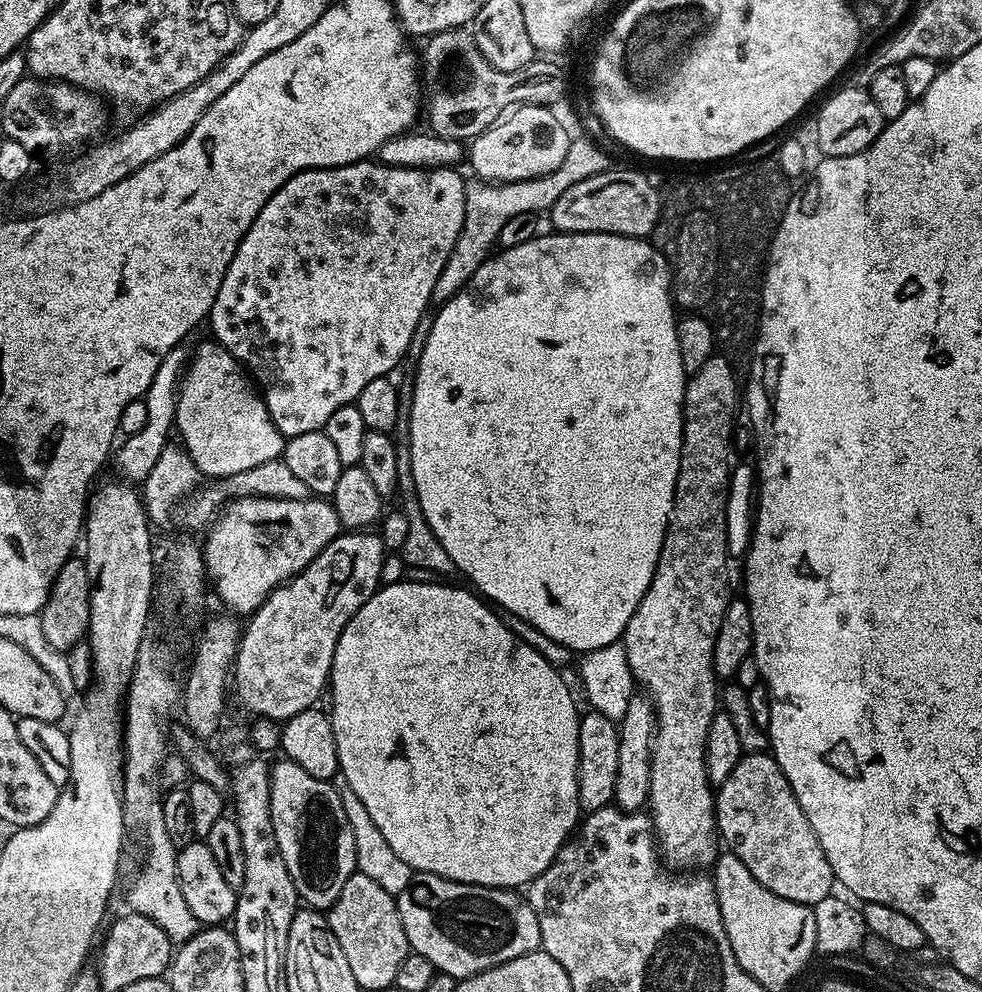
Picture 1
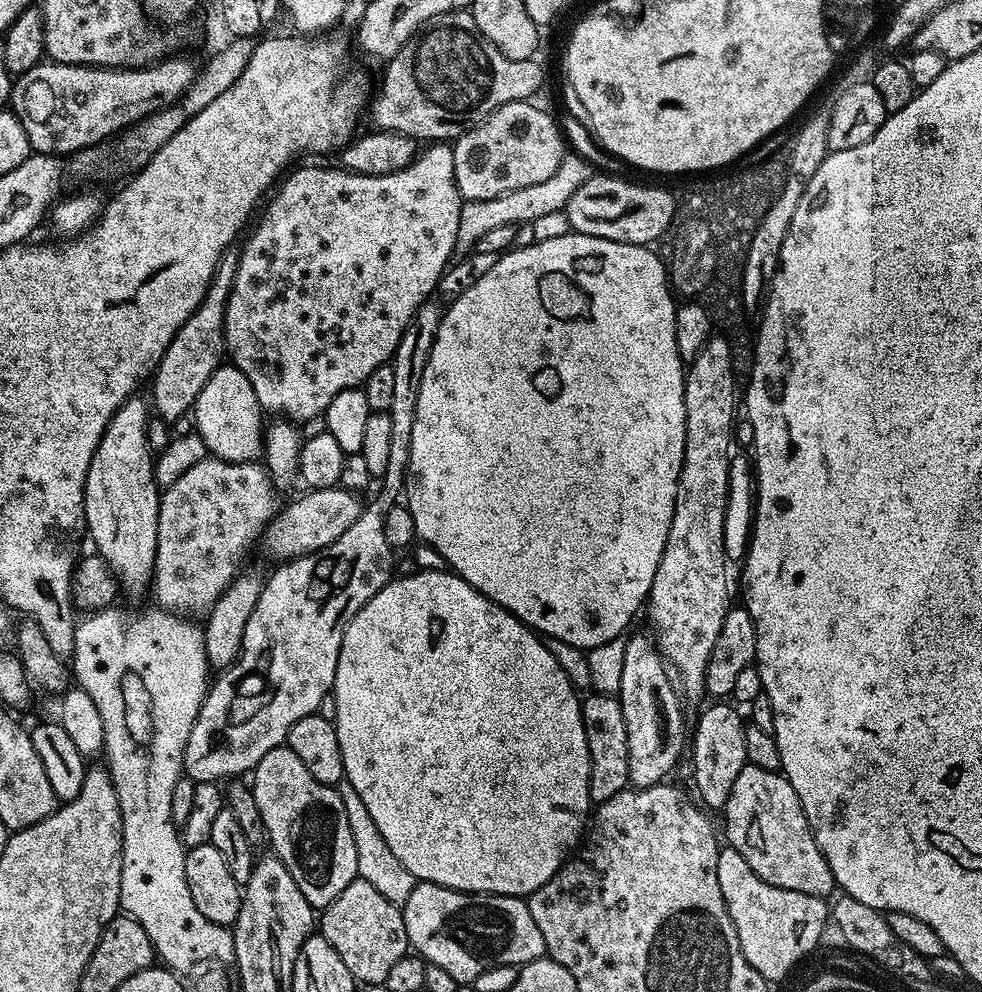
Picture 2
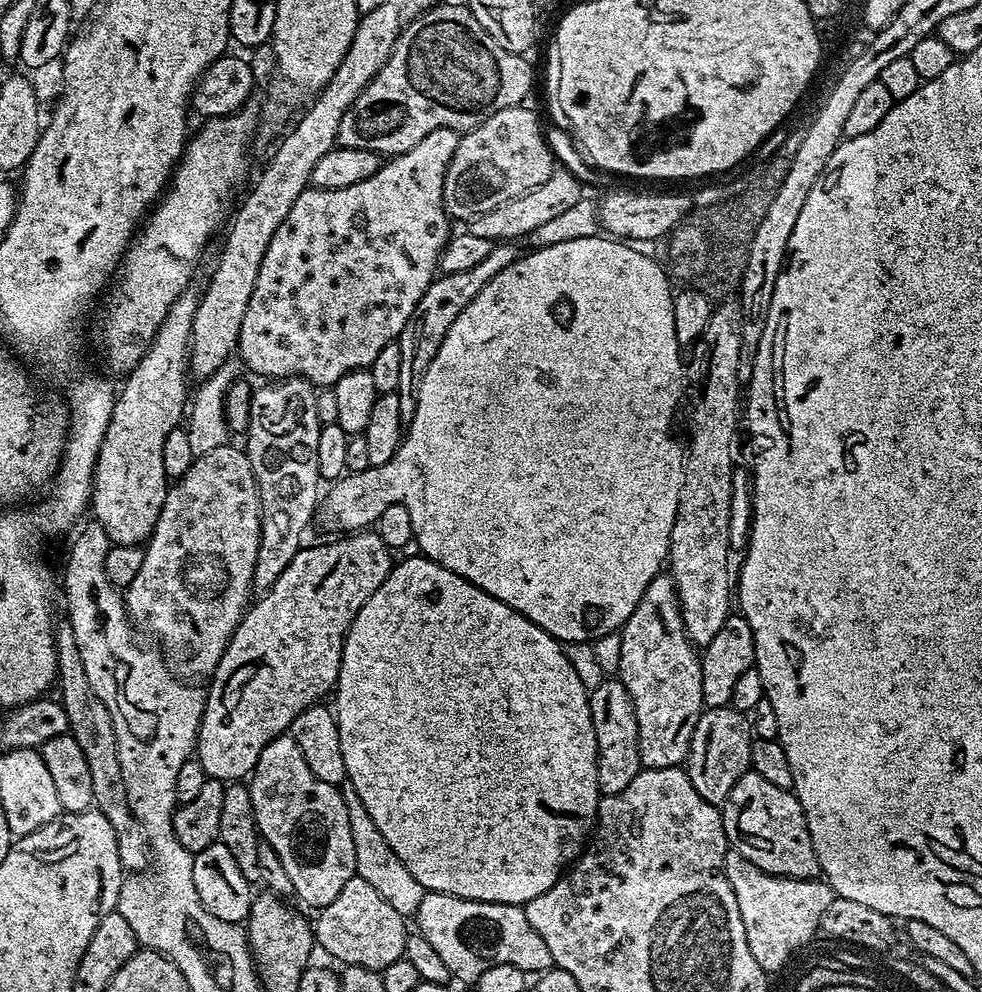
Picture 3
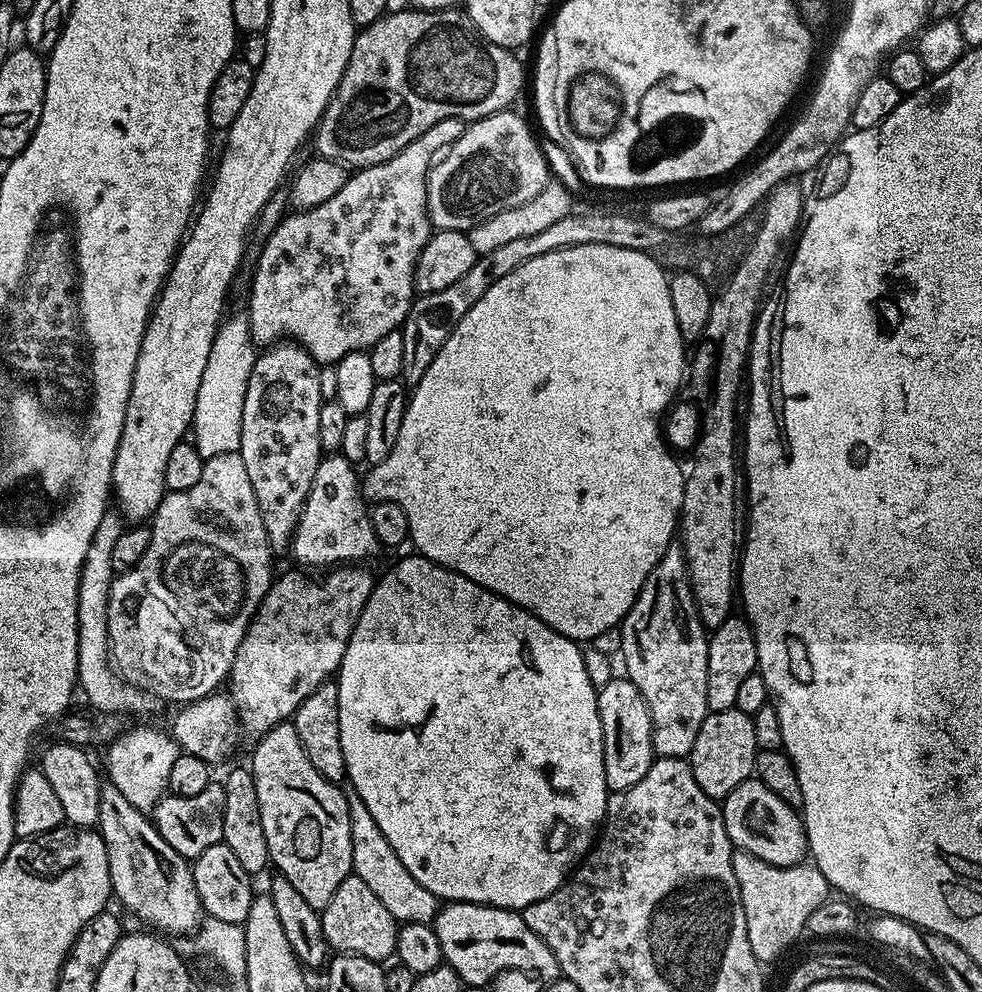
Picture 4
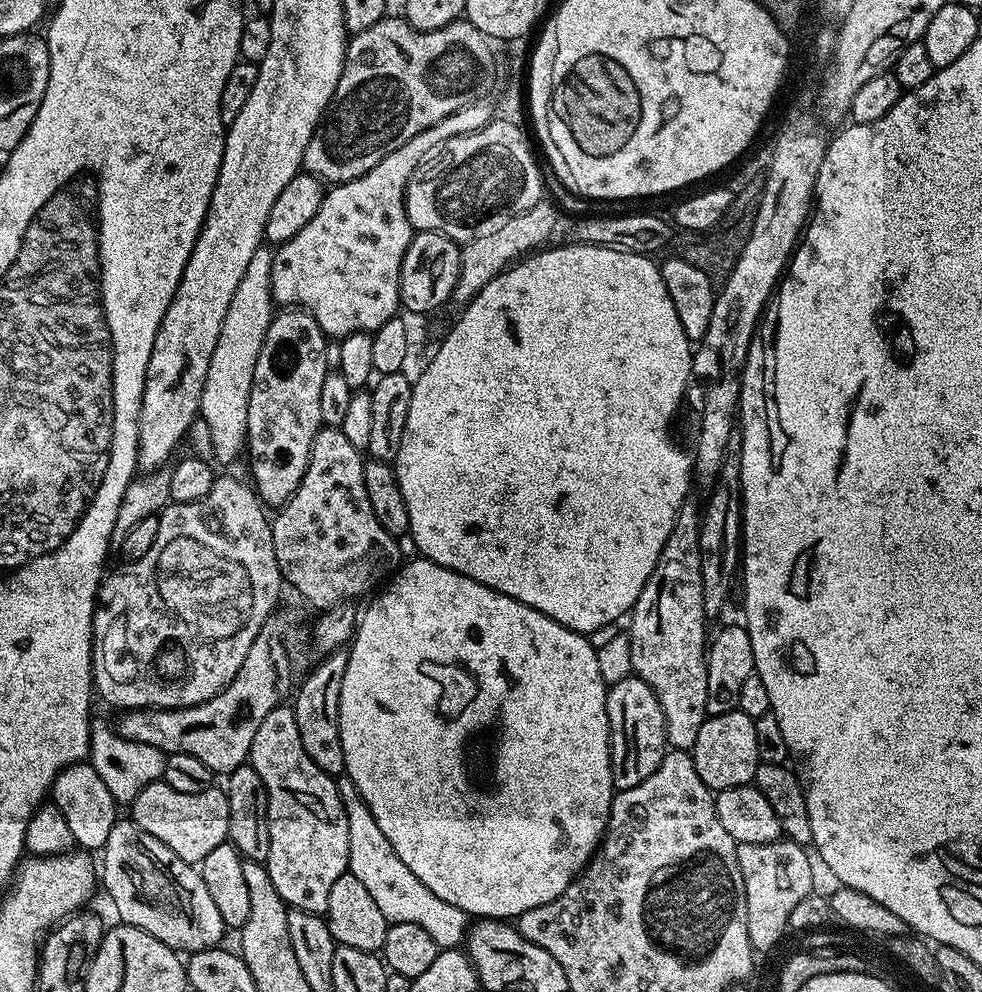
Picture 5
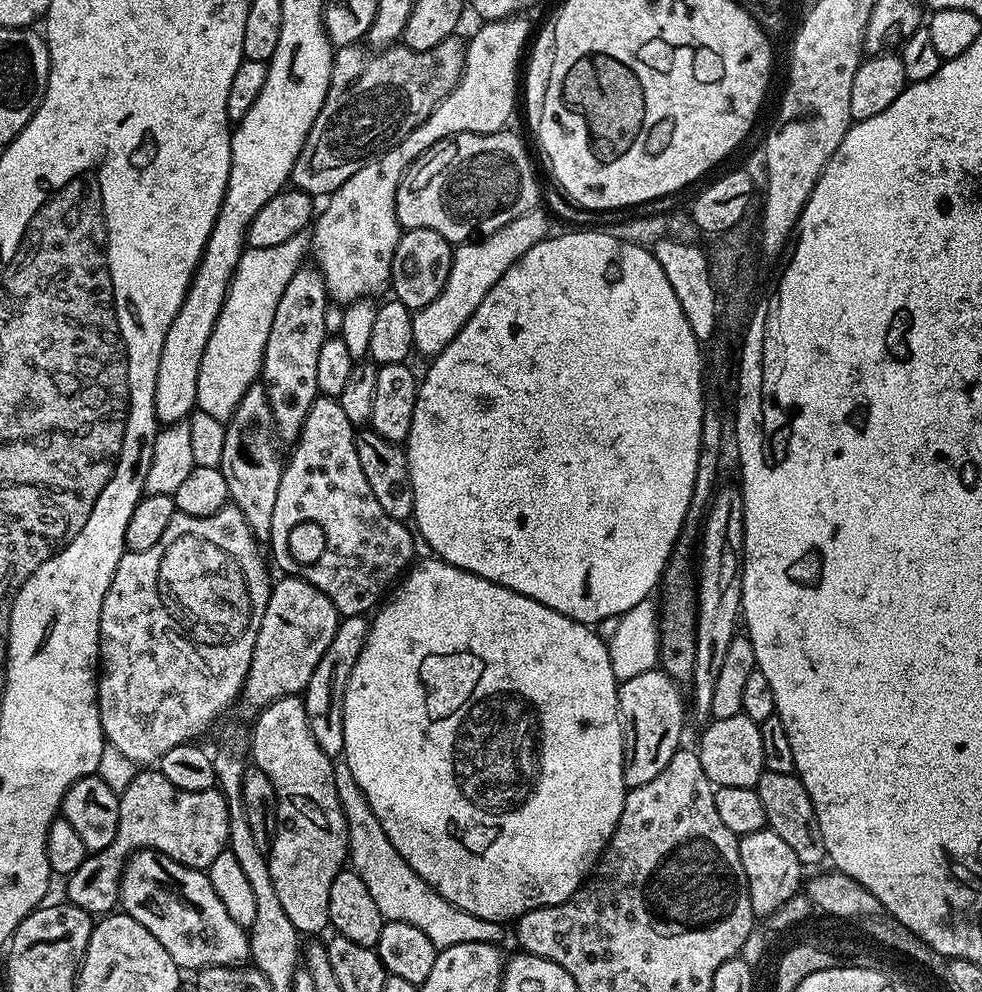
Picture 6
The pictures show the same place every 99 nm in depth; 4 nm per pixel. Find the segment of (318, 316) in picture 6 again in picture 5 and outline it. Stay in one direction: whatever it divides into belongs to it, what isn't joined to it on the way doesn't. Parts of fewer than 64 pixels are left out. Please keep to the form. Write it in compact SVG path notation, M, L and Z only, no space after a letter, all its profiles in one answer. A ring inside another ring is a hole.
M288 306L277 311L266 330L264 345L254 366L254 382L250 386L246 456L252 459L250 478L256 495L269 509L276 510L287 504L308 469L312 443L322 427L318 405L322 403L322 382L330 371L328 344L329 337L324 335L312 313L299 306Z

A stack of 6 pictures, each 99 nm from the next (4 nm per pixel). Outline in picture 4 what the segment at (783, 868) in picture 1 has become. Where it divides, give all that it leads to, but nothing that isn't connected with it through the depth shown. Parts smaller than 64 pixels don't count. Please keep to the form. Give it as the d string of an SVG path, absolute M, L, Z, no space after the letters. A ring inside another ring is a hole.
M761 780L742 781L729 796L723 797L722 811L726 834L739 851L754 854L774 866L794 866L809 855L801 813L793 805L782 802Z

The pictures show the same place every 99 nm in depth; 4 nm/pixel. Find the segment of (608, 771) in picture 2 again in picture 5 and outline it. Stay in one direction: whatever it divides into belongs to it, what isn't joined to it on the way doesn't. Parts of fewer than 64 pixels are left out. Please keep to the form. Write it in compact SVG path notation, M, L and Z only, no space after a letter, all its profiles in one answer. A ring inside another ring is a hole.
M629 674L625 680L619 680L617 684L608 688L606 714L613 734L613 789L638 786L638 782L650 778L650 774L654 774L654 770L658 770L666 751L662 706L658 702L654 690L645 680L635 674Z

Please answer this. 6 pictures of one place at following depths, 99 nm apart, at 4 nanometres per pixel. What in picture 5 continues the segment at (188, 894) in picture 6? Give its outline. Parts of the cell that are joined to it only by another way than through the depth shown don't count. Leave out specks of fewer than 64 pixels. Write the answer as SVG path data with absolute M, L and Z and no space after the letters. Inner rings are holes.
M131 818L117 819L102 849L102 888L108 891L119 919L146 930L166 946L191 954L203 948L215 948L226 933L222 914L206 890L206 882L193 865L187 864L170 846L146 834Z

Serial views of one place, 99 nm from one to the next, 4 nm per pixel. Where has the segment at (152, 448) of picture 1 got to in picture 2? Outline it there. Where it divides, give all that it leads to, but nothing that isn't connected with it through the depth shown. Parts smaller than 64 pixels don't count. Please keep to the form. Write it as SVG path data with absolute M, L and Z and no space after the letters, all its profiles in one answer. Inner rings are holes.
M232 250L220 259L218 270L206 290L206 298L202 298L199 306L192 310L190 318L186 318L183 326L176 331L170 346L162 354L160 364L151 377L150 404L155 415L165 422L180 420L191 413L198 394L202 394L202 386L210 382L210 374L220 367L225 359L224 308L228 305L239 262L239 255Z

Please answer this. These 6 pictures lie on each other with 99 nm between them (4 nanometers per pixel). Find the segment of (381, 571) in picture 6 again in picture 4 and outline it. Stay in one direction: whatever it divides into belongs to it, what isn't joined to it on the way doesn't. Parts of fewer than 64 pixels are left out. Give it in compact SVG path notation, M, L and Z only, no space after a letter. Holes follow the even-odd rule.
M328 454L321 459L290 545L290 553L301 564L297 564L301 569L332 570L337 566L352 566L357 562L364 562L367 556L375 554L376 548L381 547L380 539L374 532L369 505L362 495L362 476L356 471L357 465L352 464L343 454Z

